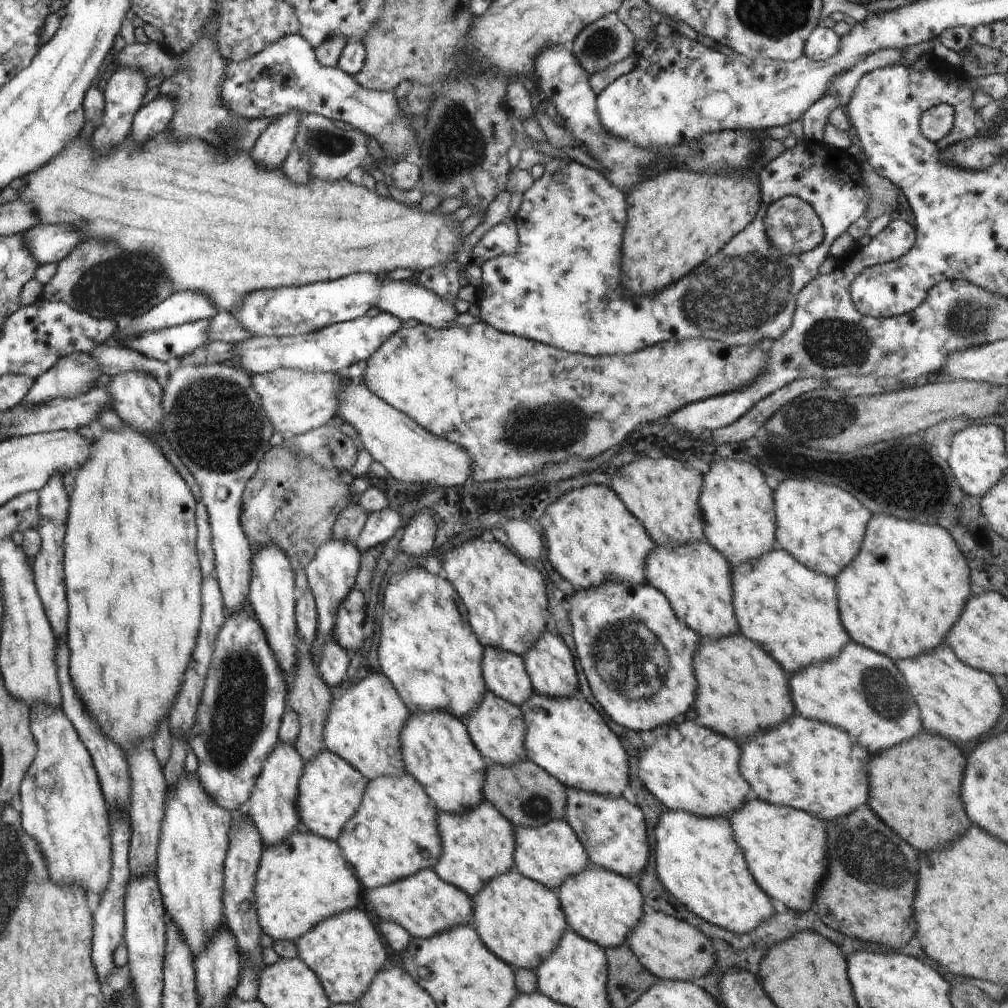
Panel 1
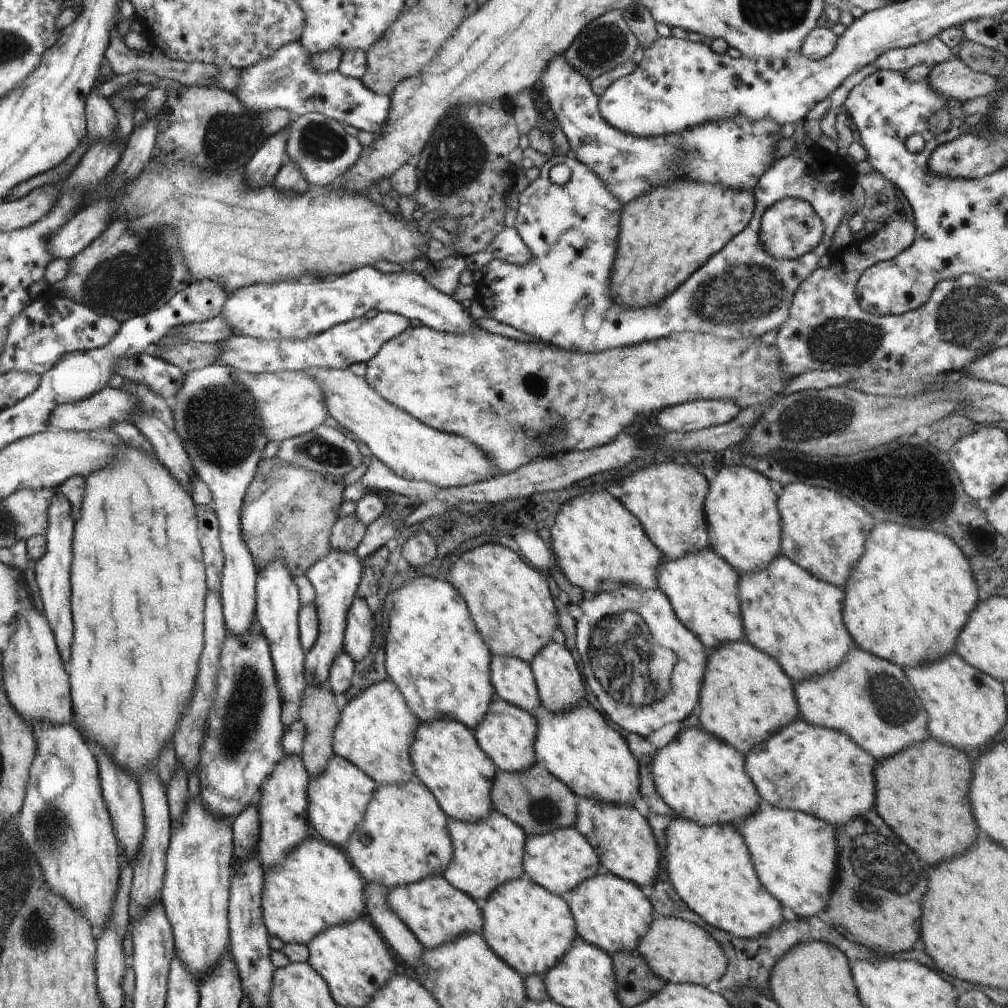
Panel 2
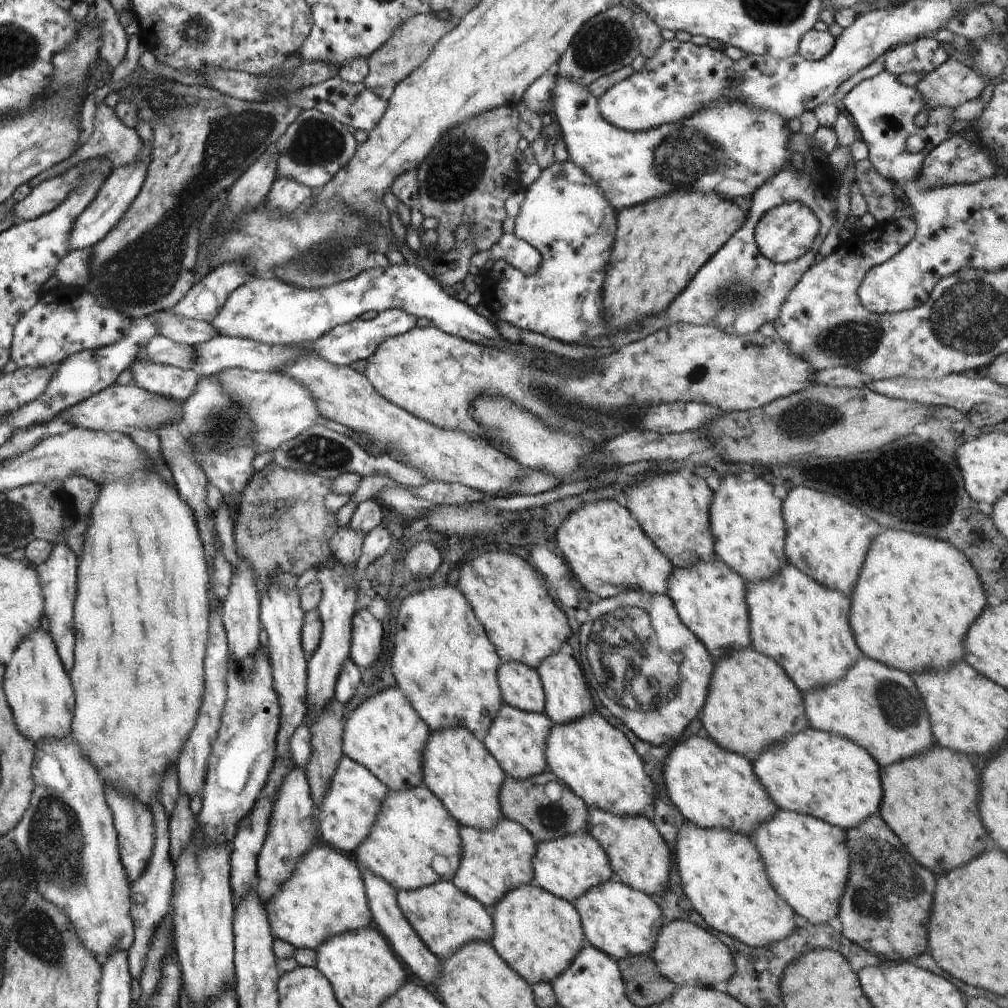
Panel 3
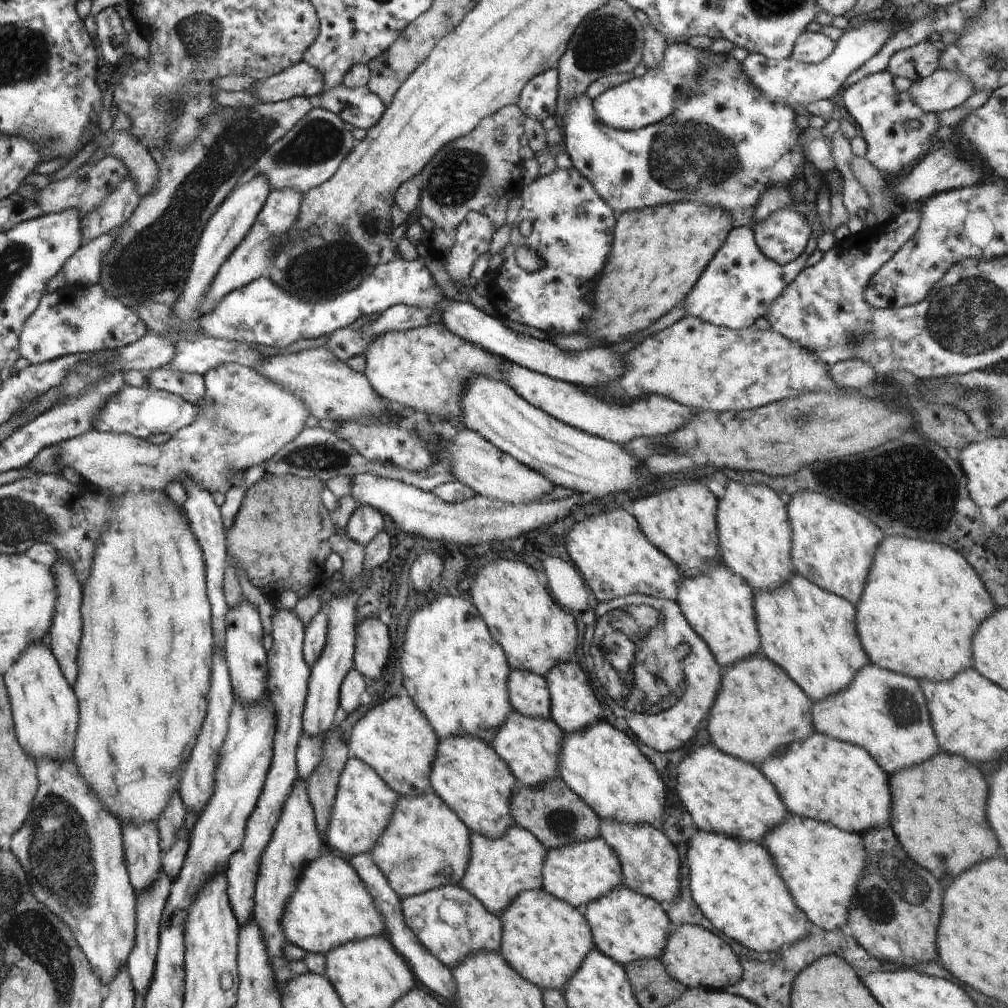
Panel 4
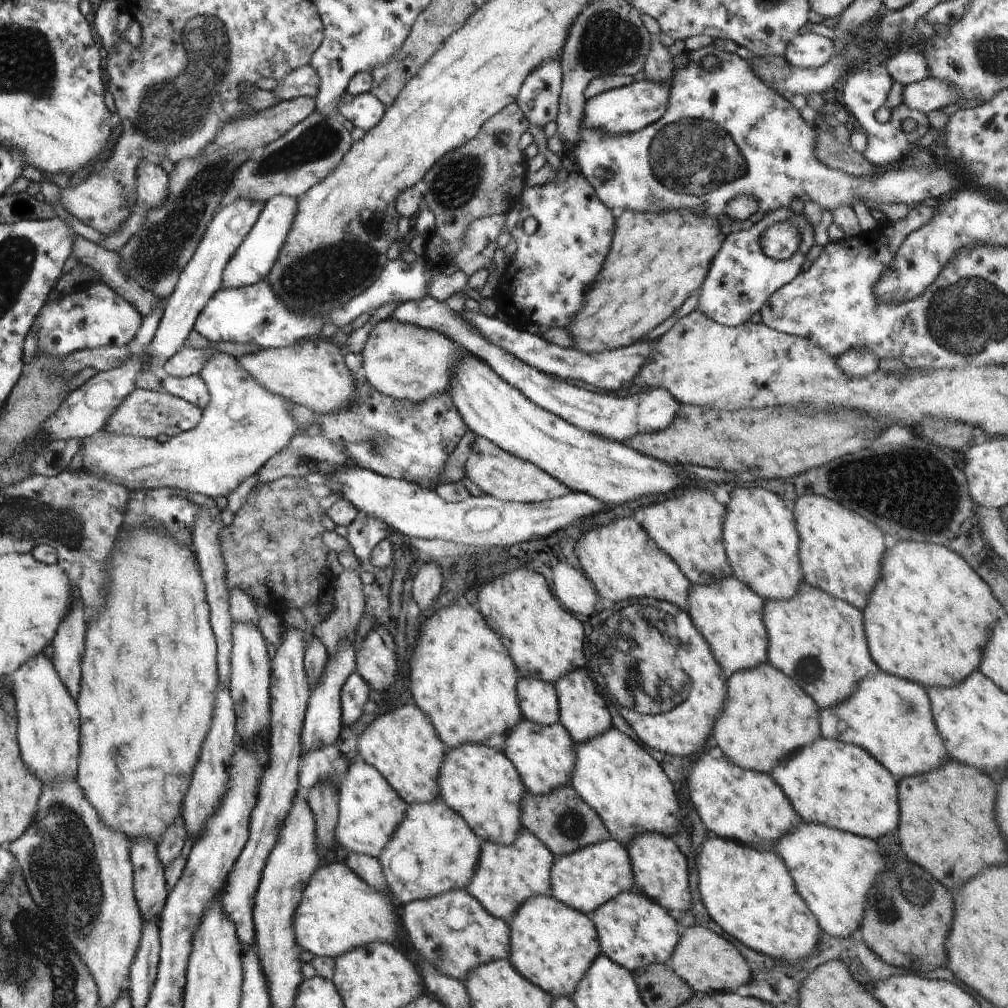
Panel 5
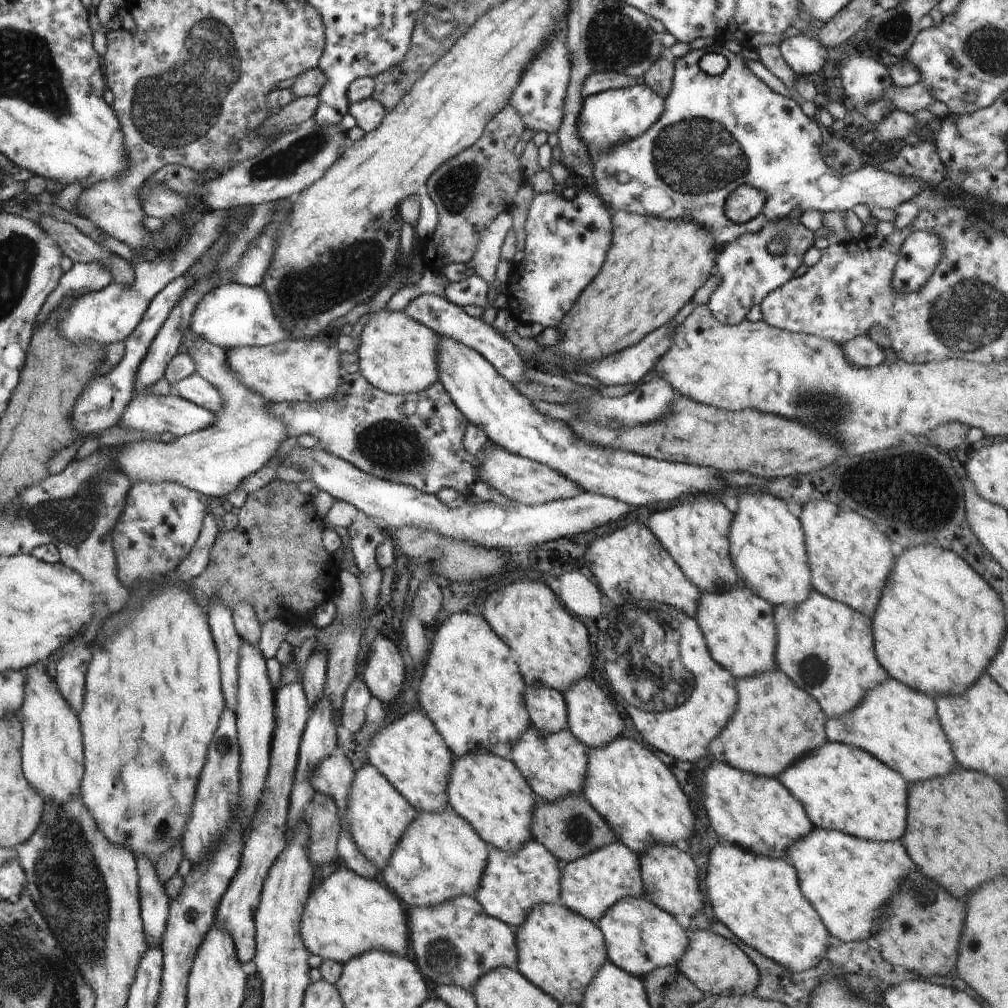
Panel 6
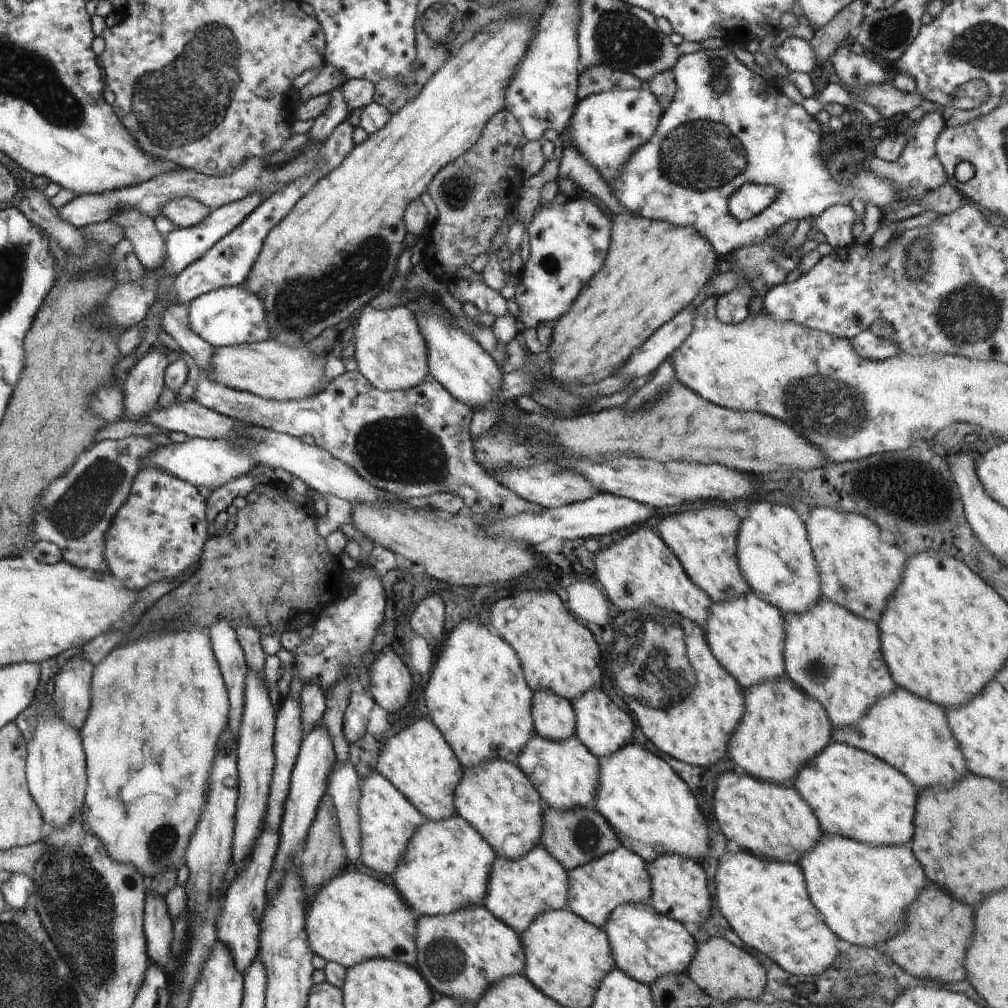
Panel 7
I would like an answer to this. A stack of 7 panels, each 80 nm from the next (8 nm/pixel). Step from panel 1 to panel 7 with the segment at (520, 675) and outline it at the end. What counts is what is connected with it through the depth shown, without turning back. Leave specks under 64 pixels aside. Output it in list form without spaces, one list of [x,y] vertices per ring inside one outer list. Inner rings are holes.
[[[533,691],[531,715],[536,734],[553,741],[575,738],[576,719],[569,700],[552,691]]]

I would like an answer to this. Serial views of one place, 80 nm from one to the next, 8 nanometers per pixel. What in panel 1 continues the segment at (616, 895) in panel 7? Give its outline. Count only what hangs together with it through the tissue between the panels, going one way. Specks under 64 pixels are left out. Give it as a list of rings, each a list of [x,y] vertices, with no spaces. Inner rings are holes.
[[[553,820],[538,828],[515,828],[515,866],[516,871],[531,878],[550,890],[558,889],[570,877],[592,866],[584,845],[578,840],[572,827],[564,820]]]

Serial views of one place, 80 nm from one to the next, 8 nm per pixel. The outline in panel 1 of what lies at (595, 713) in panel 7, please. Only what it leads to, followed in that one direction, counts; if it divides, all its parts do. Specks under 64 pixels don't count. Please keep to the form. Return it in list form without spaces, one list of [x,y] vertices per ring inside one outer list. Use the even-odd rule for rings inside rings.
[[[546,630],[545,633],[522,656],[534,692],[555,699],[578,696],[574,656],[559,635]]]

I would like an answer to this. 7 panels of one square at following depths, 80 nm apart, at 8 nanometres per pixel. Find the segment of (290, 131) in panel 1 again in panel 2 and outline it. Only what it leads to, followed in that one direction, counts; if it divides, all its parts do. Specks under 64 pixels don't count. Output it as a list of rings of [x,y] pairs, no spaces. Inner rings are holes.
[[[289,123],[280,132],[270,136],[245,167],[246,178],[254,186],[262,186],[262,184],[266,186],[266,184],[273,182],[276,174],[278,174],[278,170],[282,168],[284,162],[287,162],[286,139],[290,125]]]

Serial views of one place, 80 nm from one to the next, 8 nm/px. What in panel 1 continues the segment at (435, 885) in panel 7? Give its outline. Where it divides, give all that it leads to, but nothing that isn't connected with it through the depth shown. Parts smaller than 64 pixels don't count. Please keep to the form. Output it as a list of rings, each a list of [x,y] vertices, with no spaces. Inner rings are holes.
[[[408,774],[401,777],[384,775],[369,781],[355,815],[349,819],[343,831],[344,834],[336,840],[342,856],[348,866],[352,868],[364,890],[383,887],[410,878],[418,871],[435,868],[443,851],[437,823],[437,810],[438,808],[419,785],[419,782]]]

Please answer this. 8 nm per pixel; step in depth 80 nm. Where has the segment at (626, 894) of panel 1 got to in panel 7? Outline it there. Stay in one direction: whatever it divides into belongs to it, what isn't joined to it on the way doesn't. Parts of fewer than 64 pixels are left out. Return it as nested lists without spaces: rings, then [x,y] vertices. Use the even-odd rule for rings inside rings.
[[[644,903],[618,905],[607,918],[605,932],[616,968],[647,985],[666,975],[686,973],[698,946],[696,938],[681,922],[660,914],[652,905]]]

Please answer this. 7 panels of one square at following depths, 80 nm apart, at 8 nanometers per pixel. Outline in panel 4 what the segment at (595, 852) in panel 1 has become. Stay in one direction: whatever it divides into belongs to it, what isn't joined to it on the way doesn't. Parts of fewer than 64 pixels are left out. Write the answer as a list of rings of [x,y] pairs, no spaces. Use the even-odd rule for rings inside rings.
[[[601,820],[601,836],[619,856],[623,884],[634,892],[671,905],[680,896],[680,858],[661,828],[652,825],[630,826],[618,821]]]

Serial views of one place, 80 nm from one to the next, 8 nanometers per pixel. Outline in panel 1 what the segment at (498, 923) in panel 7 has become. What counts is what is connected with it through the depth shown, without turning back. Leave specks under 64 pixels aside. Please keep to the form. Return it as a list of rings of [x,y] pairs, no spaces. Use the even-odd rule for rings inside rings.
[[[424,869],[410,878],[364,890],[363,896],[372,916],[394,921],[416,939],[431,939],[455,926],[473,924],[472,898],[458,887],[444,882],[434,869]]]

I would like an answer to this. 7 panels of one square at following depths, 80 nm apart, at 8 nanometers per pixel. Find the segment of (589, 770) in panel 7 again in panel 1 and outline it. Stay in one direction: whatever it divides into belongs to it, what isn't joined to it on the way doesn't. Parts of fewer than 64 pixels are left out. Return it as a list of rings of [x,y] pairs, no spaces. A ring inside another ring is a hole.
[[[492,691],[484,695],[479,707],[463,720],[474,746],[490,763],[510,766],[526,760],[525,734],[526,723],[519,706],[496,696]]]

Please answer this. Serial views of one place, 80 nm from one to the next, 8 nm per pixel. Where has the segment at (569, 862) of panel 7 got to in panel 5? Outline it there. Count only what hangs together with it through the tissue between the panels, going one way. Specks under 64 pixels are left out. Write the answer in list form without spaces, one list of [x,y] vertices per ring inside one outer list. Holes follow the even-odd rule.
[[[568,785],[549,795],[535,795],[527,790],[521,802],[520,818],[522,828],[539,838],[556,858],[611,838],[596,811],[582,800],[574,787]]]

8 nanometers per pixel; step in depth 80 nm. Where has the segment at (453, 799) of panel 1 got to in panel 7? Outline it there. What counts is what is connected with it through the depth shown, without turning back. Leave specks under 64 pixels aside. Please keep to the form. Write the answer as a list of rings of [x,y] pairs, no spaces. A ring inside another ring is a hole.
[[[494,759],[487,763],[463,769],[463,777],[455,788],[454,806],[456,814],[469,822],[482,838],[494,849],[498,857],[511,861],[521,859],[540,844],[543,833],[542,798],[530,779],[516,764]]]

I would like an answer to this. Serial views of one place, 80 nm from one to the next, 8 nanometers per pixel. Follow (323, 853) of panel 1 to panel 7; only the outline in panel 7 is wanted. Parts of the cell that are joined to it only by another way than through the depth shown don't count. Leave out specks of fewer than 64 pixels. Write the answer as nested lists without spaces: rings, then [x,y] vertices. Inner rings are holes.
[[[349,868],[317,892],[306,913],[308,946],[326,961],[340,963],[346,970],[375,958],[390,959],[411,967],[417,964],[420,914],[404,902],[392,885]]]

